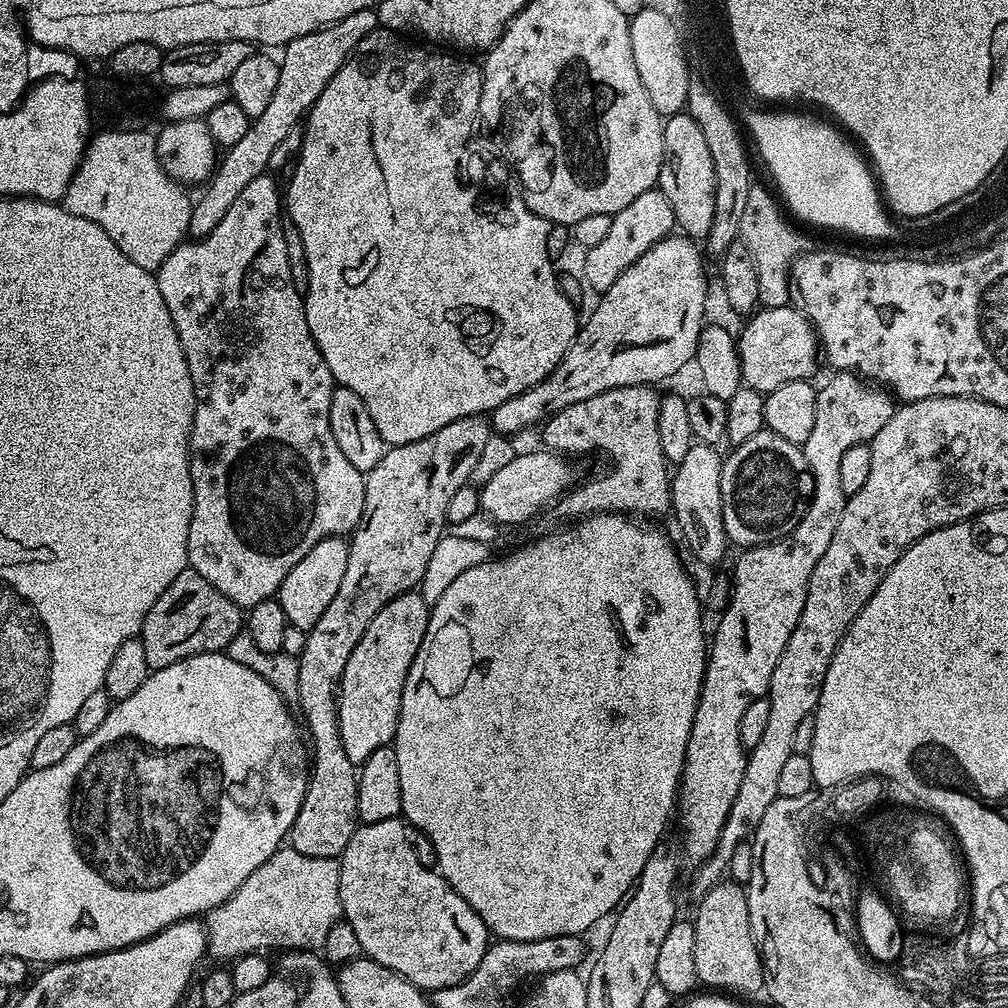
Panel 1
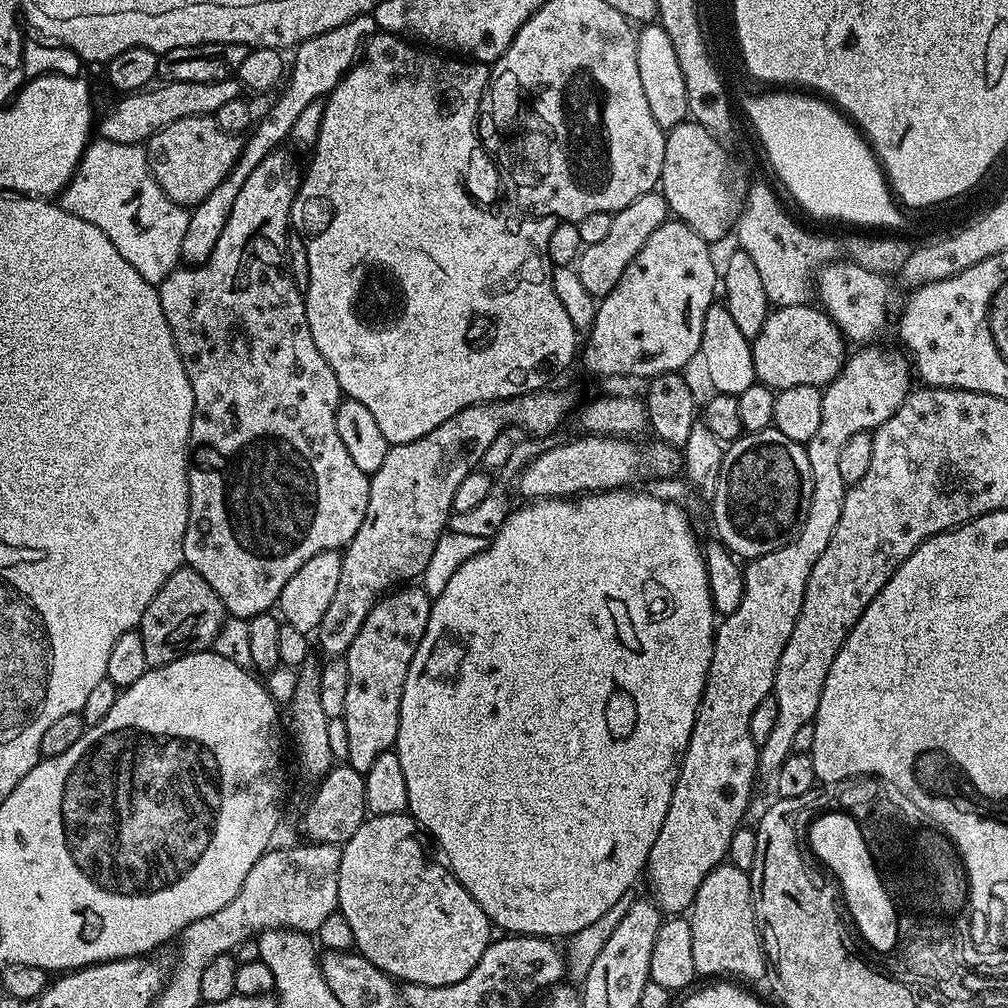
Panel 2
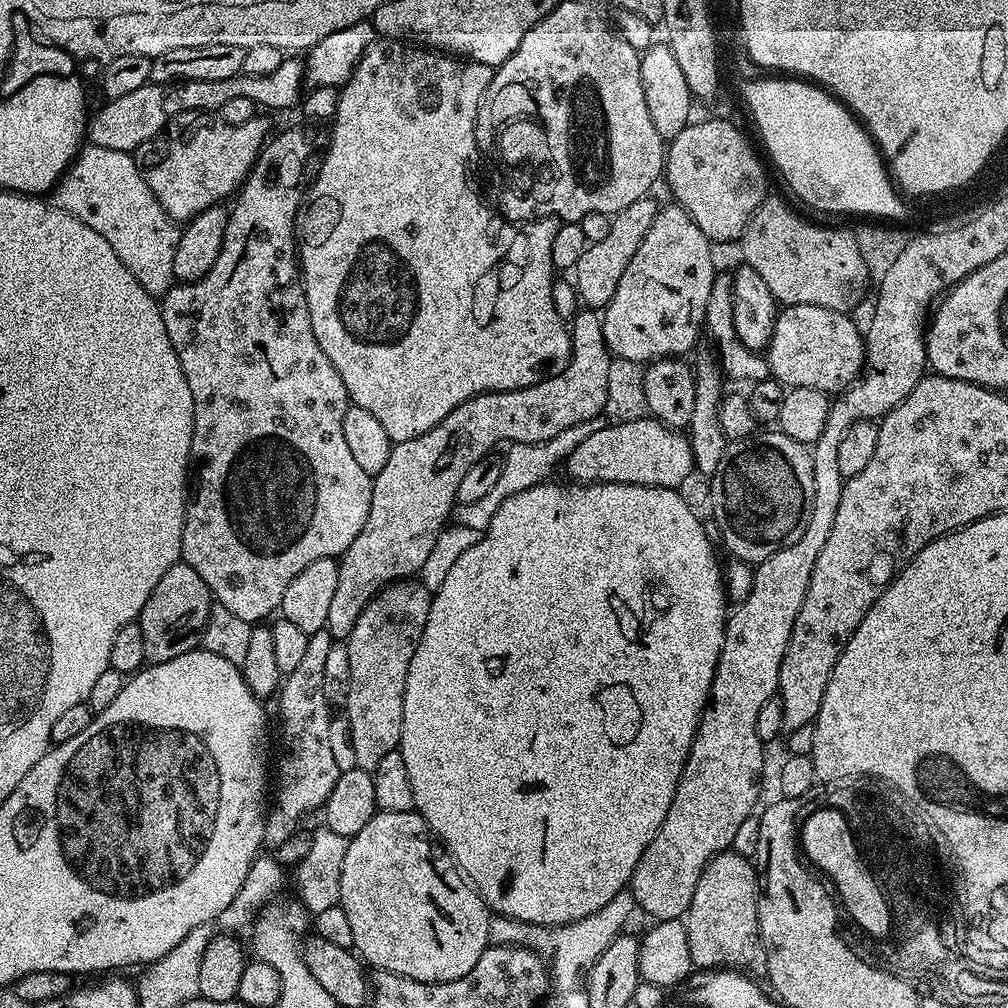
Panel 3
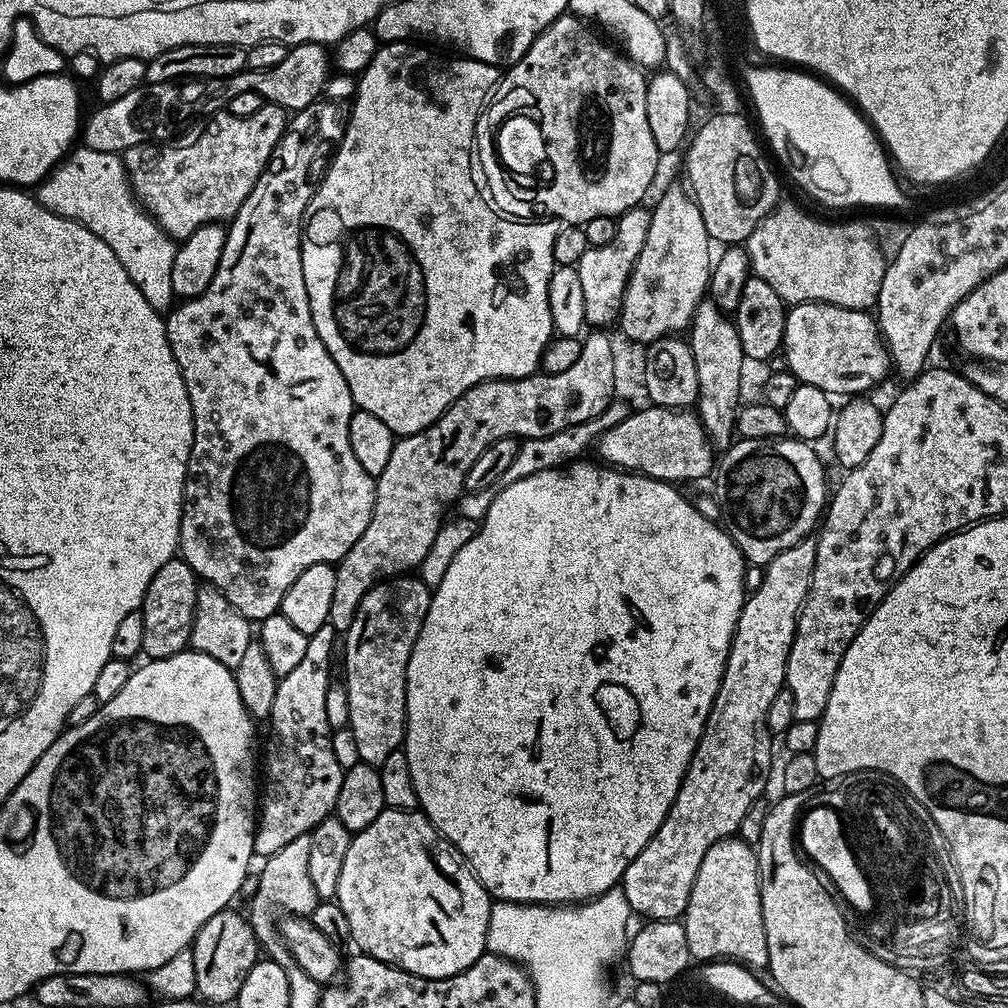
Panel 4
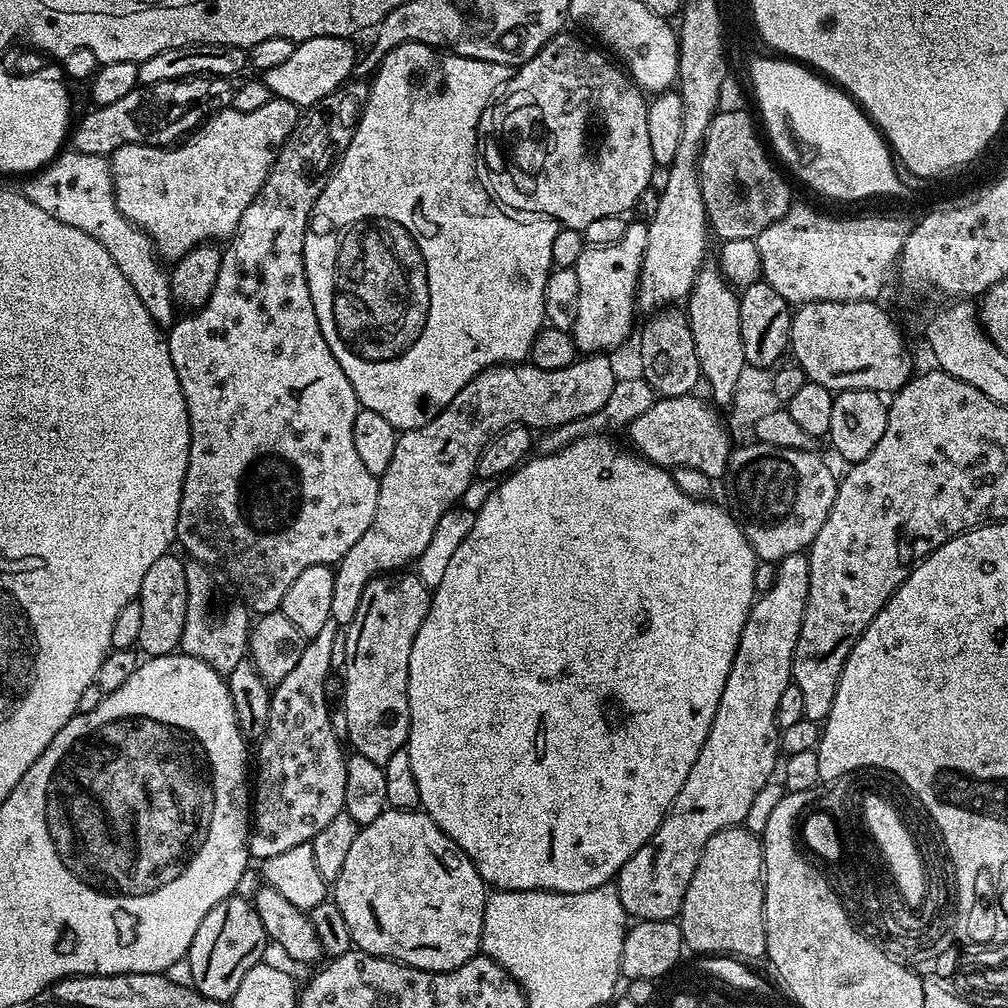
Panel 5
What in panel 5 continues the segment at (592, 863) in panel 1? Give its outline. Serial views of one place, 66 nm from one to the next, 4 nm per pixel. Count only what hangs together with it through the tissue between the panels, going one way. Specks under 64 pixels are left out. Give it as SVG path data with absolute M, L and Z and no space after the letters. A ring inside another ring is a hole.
M608 434L584 436L581 440L575 440L570 446L558 450L553 456L535 455L525 460L515 472L509 472L489 491L488 497L475 512L474 527L470 529L470 534L466 534L462 546L458 546L442 582L438 582L438 586L431 593L428 613L422 626L418 626L414 646L410 646L410 666L408 667L410 726L406 747L410 754L410 770L414 770L414 782L418 782L420 808L427 812L428 817L468 855L470 862L474 862L485 885L502 892L582 894L582 890L594 890L598 886L615 881L626 861L650 839L654 830L658 830L678 790L682 790L686 782L686 774L690 774L690 766L694 766L694 762L698 759L698 750L702 750L710 734L710 722L714 722L714 714L718 710L718 698L722 698L722 690L726 686L726 678L730 674L730 666L734 662L738 642L742 638L742 626L746 626L746 618L758 595L754 584L758 561L750 542L746 542L746 534L742 534L740 525L736 523L736 518L731 511L724 506L719 508L707 499L697 499L692 494L687 496L676 485L676 480L672 477L675 475L669 469L659 468L658 465L652 464L627 447L619 448L610 437L611 435Z

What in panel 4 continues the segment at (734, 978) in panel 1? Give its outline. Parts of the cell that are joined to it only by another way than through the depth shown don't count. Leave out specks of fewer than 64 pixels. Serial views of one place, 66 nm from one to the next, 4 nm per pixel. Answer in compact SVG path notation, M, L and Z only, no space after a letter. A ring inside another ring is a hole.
M729 838L727 840L719 840L718 842L714 842L714 846L710 846L710 850L706 850L706 858L702 858L702 866L698 866L698 874L694 877L694 886L690 886L690 902L686 902L686 910L684 911L682 917L682 923L684 925L684 929L686 930L686 946L690 950L690 954L692 955L692 960L696 962L707 962L707 961L723 961L727 958L729 961L739 961L741 964L747 966L752 970L764 970L768 967L768 947L766 946L766 926L762 922L762 898L760 897L760 867L758 866L758 862L756 861L756 850L753 845L747 844L745 840L741 840L739 838Z

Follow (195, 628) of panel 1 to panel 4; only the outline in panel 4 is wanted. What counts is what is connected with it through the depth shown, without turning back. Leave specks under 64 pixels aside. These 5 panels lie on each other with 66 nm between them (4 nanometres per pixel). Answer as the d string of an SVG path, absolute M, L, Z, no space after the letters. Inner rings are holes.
M174 558L154 574L144 595L142 611L143 655L148 660L170 658L189 647L192 623L195 620L195 598L198 585L196 571L183 560Z

